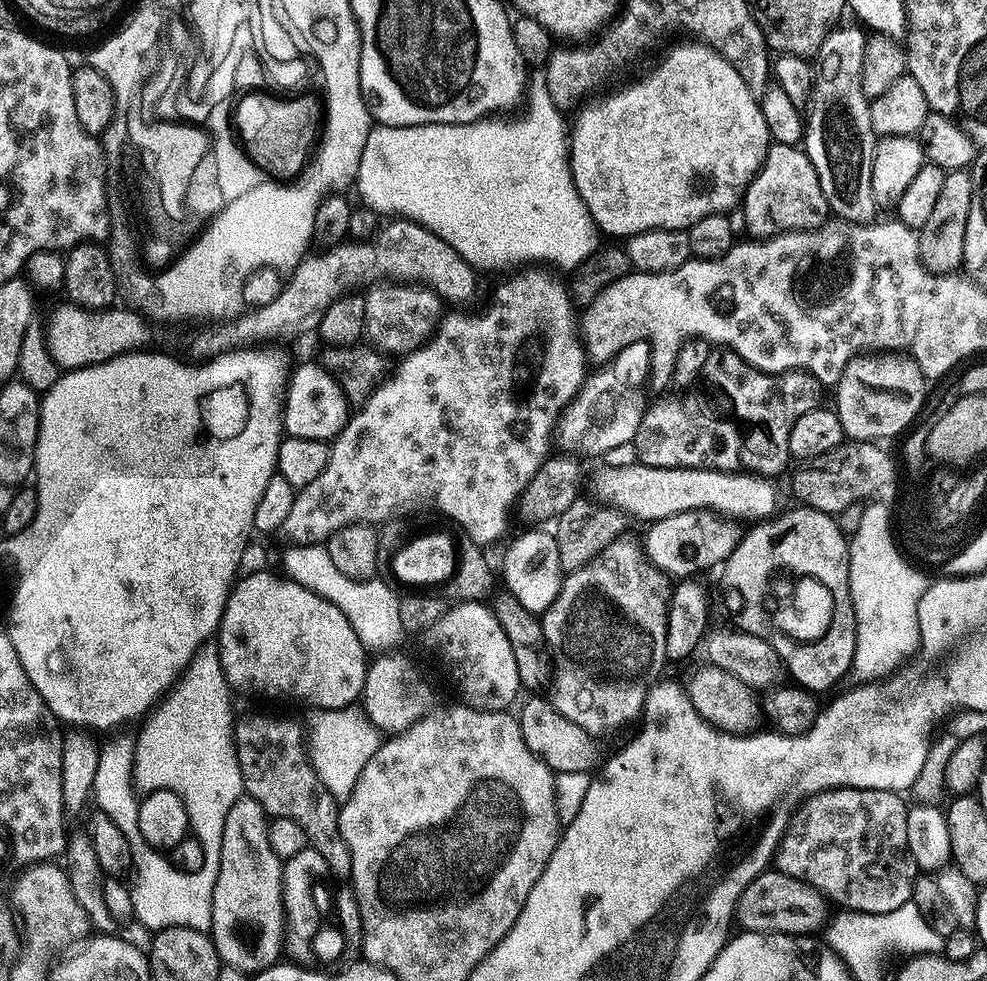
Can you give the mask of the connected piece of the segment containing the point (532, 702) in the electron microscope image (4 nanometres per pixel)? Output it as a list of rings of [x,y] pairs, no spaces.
[[[532,694],[527,698],[529,700],[524,705],[523,703],[519,705],[521,708],[520,712],[518,711],[522,738],[526,746],[530,746],[532,753],[542,758],[542,762],[546,762],[546,766],[552,769],[553,773],[588,771],[591,773],[593,771],[591,768],[596,763],[597,767],[602,760],[600,748],[596,745],[597,737],[584,730],[582,726],[570,722],[570,718],[566,718],[563,712],[559,712],[551,699],[540,694]]]

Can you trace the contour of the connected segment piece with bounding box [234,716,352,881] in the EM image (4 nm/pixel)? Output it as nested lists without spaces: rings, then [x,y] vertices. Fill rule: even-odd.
[[[248,716],[245,720],[235,721],[234,739],[245,793],[254,797],[269,817],[285,816],[298,822],[298,826],[306,830],[306,838],[311,848],[318,850],[318,854],[326,858],[327,871],[333,872],[338,879],[347,881],[352,875],[352,863],[350,862],[350,850],[338,826],[340,817],[338,801],[330,794],[330,790],[326,790],[326,786],[322,786],[318,774],[312,768],[312,763],[308,761],[306,736],[302,728],[300,732],[299,726],[292,720],[275,720],[272,716]]]

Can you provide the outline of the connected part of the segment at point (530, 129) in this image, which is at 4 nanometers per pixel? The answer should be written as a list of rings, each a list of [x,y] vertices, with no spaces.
[[[536,74],[527,81],[527,100],[528,109],[517,120],[485,118],[469,124],[401,128],[376,124],[368,129],[366,146],[362,146],[355,191],[360,191],[361,201],[381,217],[412,220],[438,234],[442,242],[454,246],[460,257],[481,273],[548,266],[544,264],[565,270],[578,267],[601,247],[602,233],[574,186],[570,132],[564,129],[565,117],[554,106],[543,75]]]

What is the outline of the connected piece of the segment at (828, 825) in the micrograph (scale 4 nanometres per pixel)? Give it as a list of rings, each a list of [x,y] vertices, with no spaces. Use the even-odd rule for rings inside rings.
[[[827,788],[809,795],[803,801],[805,804],[793,814],[784,837],[775,845],[775,871],[813,884],[833,905],[841,904],[838,906],[849,912],[886,914],[886,910],[898,910],[898,906],[912,899],[912,887],[918,875],[908,849],[906,818],[909,805],[904,804],[904,799],[899,792],[865,788]]]

